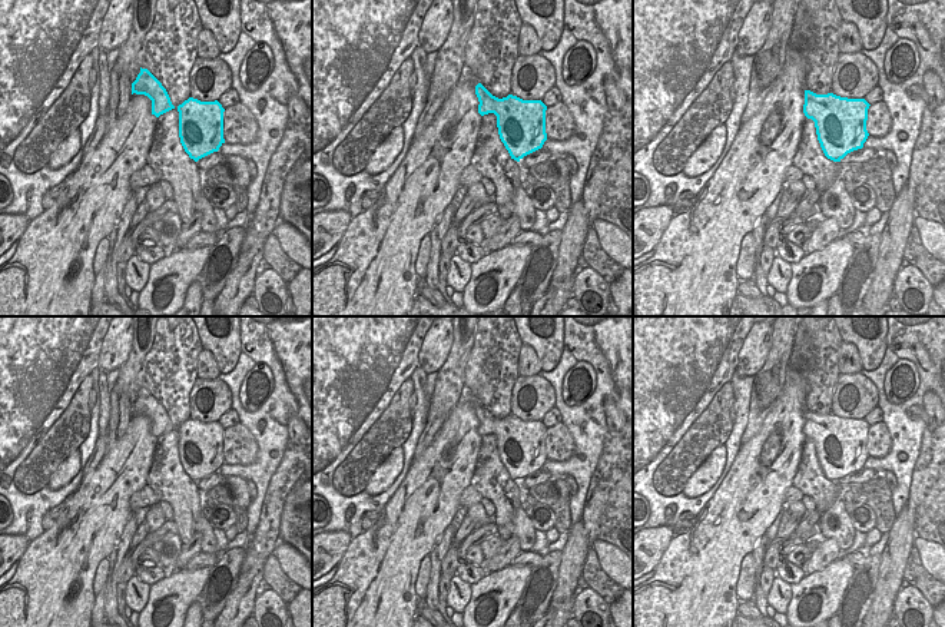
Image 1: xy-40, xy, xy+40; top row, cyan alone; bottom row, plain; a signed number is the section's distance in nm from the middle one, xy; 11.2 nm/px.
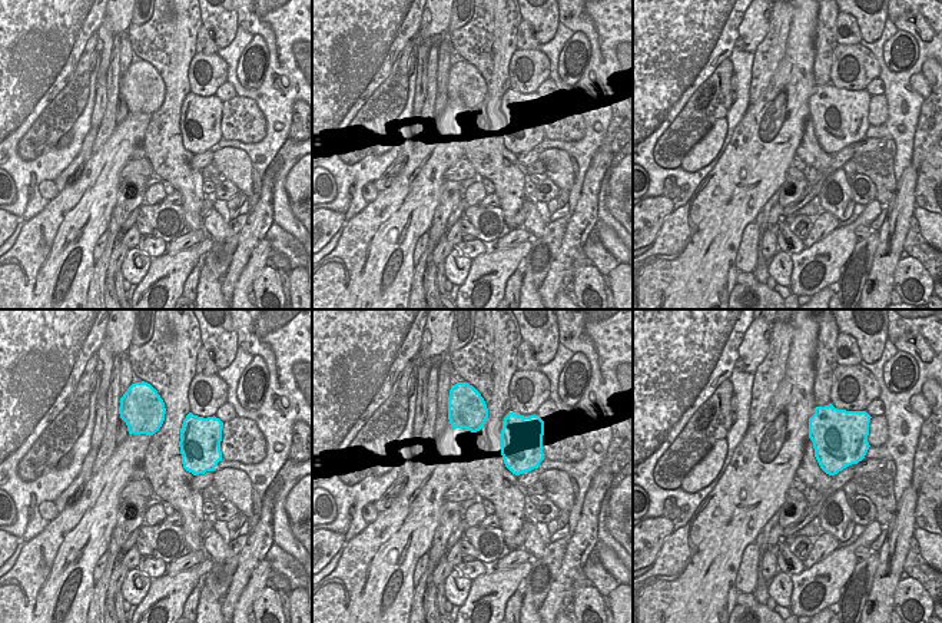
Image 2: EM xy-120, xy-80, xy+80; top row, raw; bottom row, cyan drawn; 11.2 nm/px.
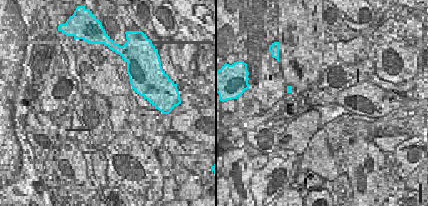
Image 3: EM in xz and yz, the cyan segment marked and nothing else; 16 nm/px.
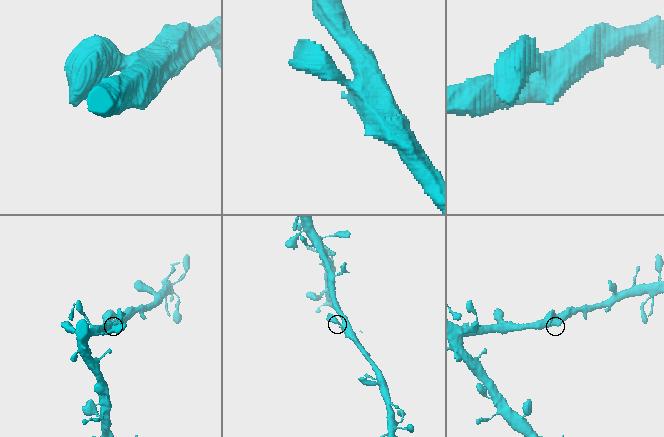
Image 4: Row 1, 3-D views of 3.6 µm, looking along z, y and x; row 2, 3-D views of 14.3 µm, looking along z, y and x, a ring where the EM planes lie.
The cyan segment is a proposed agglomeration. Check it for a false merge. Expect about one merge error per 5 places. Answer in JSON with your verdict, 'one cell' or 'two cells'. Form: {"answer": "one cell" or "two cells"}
{"answer": "one cell"}

